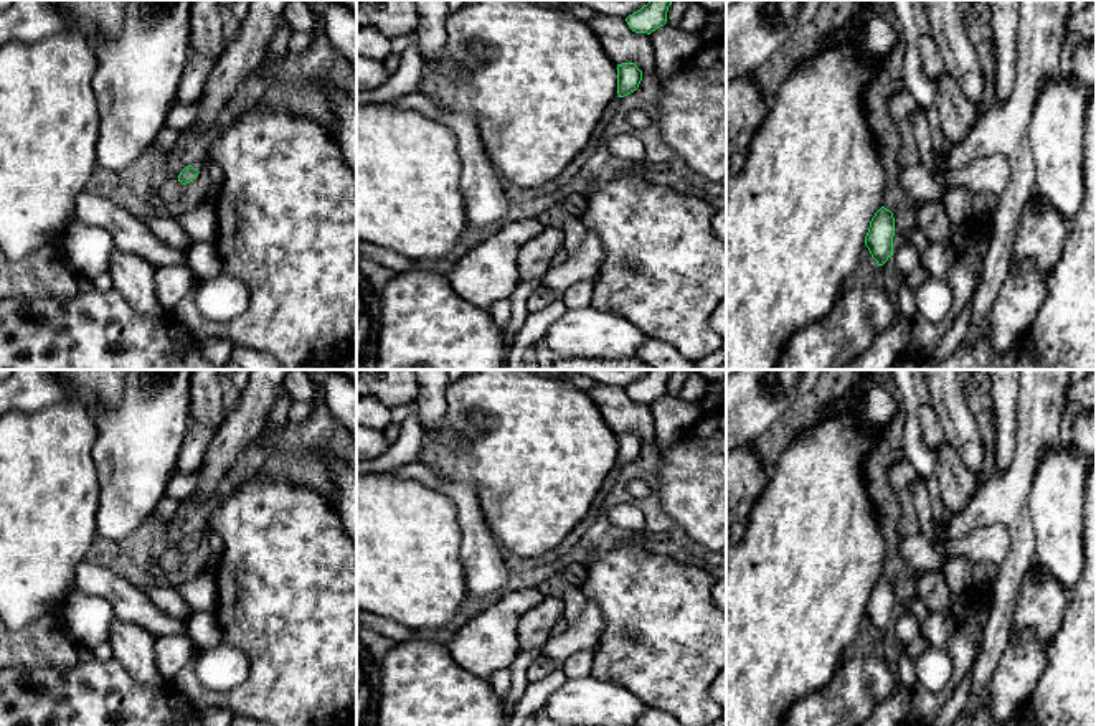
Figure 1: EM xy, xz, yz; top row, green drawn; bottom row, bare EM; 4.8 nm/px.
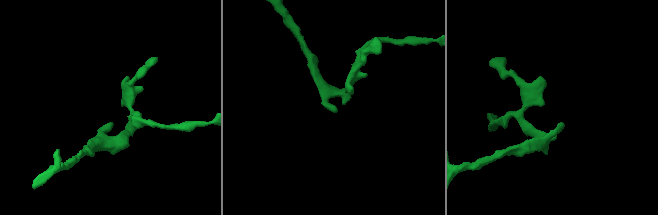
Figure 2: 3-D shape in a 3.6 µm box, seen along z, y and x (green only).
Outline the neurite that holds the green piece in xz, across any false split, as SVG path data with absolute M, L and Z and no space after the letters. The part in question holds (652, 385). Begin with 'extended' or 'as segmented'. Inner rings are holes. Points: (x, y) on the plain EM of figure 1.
as segmented; M650 370L640 380L626 388L629 398L635 403L650 404L667 393L667 381L673 370Z

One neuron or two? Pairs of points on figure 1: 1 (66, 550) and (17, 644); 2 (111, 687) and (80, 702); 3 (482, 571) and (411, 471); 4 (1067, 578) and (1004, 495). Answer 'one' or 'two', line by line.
1: two
2: one
3: one
4: two

